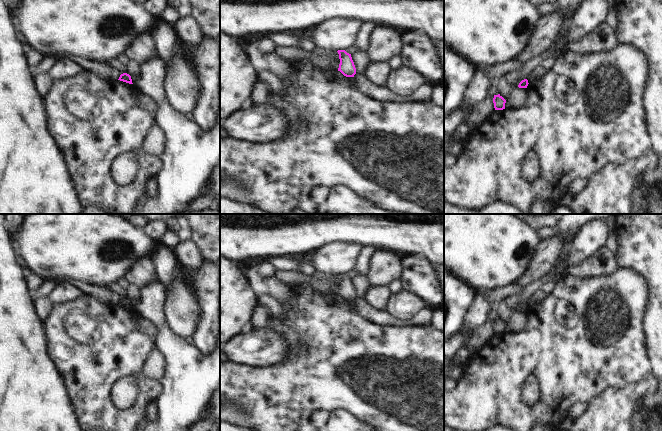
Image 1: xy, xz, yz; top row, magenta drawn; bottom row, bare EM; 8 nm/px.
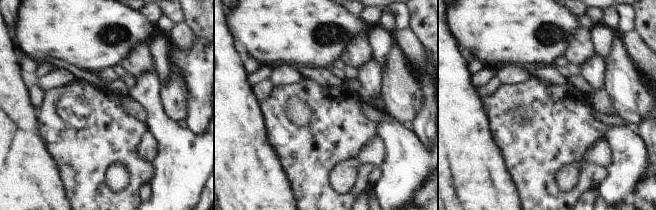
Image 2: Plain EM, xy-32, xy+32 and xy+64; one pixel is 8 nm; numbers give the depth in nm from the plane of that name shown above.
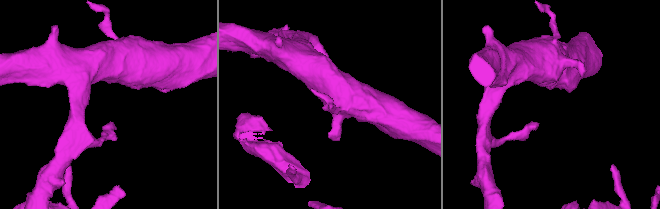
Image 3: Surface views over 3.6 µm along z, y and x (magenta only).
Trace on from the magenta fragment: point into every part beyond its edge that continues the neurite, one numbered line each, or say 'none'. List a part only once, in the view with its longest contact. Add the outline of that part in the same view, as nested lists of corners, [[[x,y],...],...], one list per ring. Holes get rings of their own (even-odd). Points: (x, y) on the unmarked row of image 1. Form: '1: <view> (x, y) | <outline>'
none

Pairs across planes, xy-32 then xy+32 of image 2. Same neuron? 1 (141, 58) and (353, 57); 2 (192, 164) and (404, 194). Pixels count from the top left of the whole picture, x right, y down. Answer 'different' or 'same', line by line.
1: same
2: same

